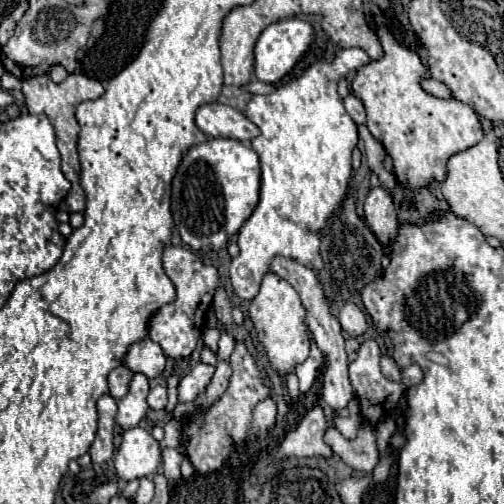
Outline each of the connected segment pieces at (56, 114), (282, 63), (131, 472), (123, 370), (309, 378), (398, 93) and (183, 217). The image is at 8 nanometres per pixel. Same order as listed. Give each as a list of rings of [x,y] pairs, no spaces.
[[[47,74],[41,76],[33,76],[33,78],[25,78],[23,80],[23,94],[27,100],[27,110],[31,114],[45,114],[49,116],[51,124],[55,126],[55,134],[57,134],[57,148],[61,152],[61,170],[65,174],[65,178],[71,182],[71,190],[67,194],[67,198],[63,200],[63,208],[67,212],[83,212],[85,210],[85,192],[81,188],[79,182],[79,154],[77,154],[77,138],[79,138],[79,124],[75,118],[75,108],[85,102],[85,100],[95,100],[103,94],[103,86],[97,80],[91,80],[87,76],[81,74],[69,74],[61,84],[55,84]]]
[[[289,18],[267,26],[255,44],[255,76],[263,82],[279,82],[303,58],[313,38],[315,38],[313,26],[301,18]]]
[[[137,426],[123,432],[123,442],[115,456],[115,470],[121,480],[151,476],[159,464],[161,448],[149,430]]]
[[[117,366],[111,374],[109,374],[109,394],[113,398],[123,398],[129,392],[129,382],[133,378],[135,372],[131,372],[127,366]]]
[[[311,342],[309,358],[295,368],[297,378],[299,378],[299,390],[301,390],[301,392],[307,392],[307,390],[313,386],[313,382],[317,380],[317,374],[319,374],[319,370],[321,370],[321,366],[323,366],[323,362],[325,362],[325,358],[323,358],[321,350],[317,348],[315,342]]]
[[[379,28],[377,36],[385,52],[383,60],[361,66],[351,82],[353,94],[365,104],[367,128],[393,158],[393,172],[399,184],[419,190],[431,182],[443,182],[447,176],[447,160],[483,140],[479,116],[471,106],[455,98],[443,100],[427,94],[419,86],[427,70],[421,58],[401,46],[387,28]]]
[[[215,138],[193,146],[181,160],[173,178],[171,212],[181,240],[193,250],[219,250],[253,214],[261,188],[259,158],[253,148],[239,140]]]

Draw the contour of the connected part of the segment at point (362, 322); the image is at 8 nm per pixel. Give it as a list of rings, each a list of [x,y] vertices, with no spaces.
[[[347,302],[341,308],[339,322],[341,322],[341,328],[345,332],[349,332],[351,336],[361,336],[367,330],[367,318],[365,318],[365,314],[353,302]]]

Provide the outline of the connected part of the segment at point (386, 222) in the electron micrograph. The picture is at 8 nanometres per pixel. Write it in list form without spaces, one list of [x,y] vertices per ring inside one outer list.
[[[381,186],[373,188],[367,194],[363,212],[365,212],[367,226],[373,230],[373,234],[377,236],[377,240],[383,246],[391,244],[393,238],[397,238],[399,222],[397,222],[397,214],[395,214],[395,204]]]

